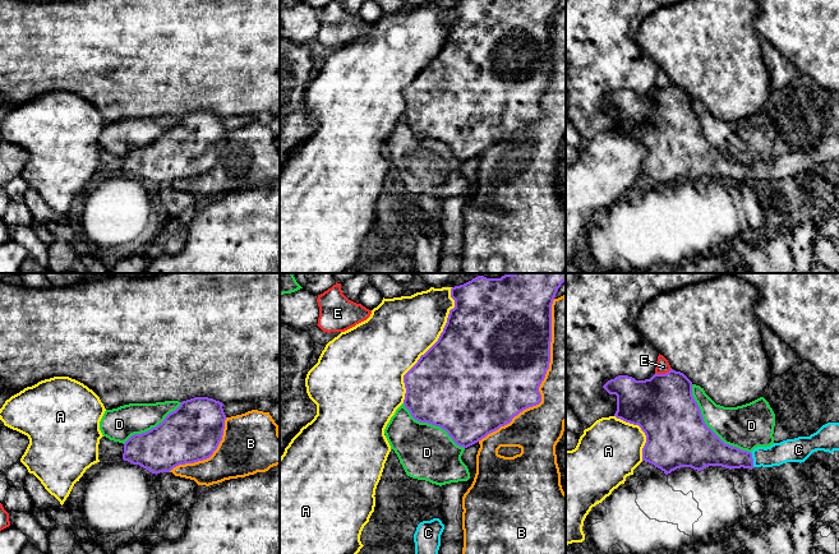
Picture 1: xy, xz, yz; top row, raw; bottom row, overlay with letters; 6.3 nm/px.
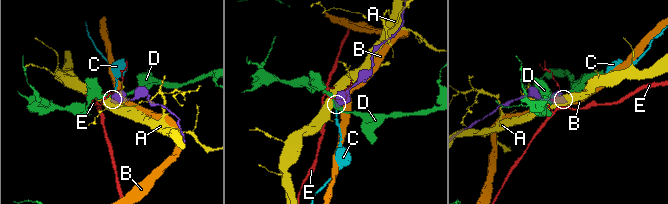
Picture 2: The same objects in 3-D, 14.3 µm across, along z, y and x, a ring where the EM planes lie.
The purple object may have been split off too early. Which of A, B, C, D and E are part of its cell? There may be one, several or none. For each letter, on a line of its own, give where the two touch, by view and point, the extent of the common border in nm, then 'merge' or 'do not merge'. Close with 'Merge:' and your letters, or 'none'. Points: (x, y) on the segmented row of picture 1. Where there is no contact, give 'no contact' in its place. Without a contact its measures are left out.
A: contact xz (433, 345); length 800 nm; do not merge
B: contact xz (542, 381); length 1000 nm; do not merge
C: contact yz (752, 460); length 100 nm; merge
D: contact yz (709, 428); length 550 nm; do not merge
E: contact yz (663, 374); length 110 nm; do not merge
Merge: C

